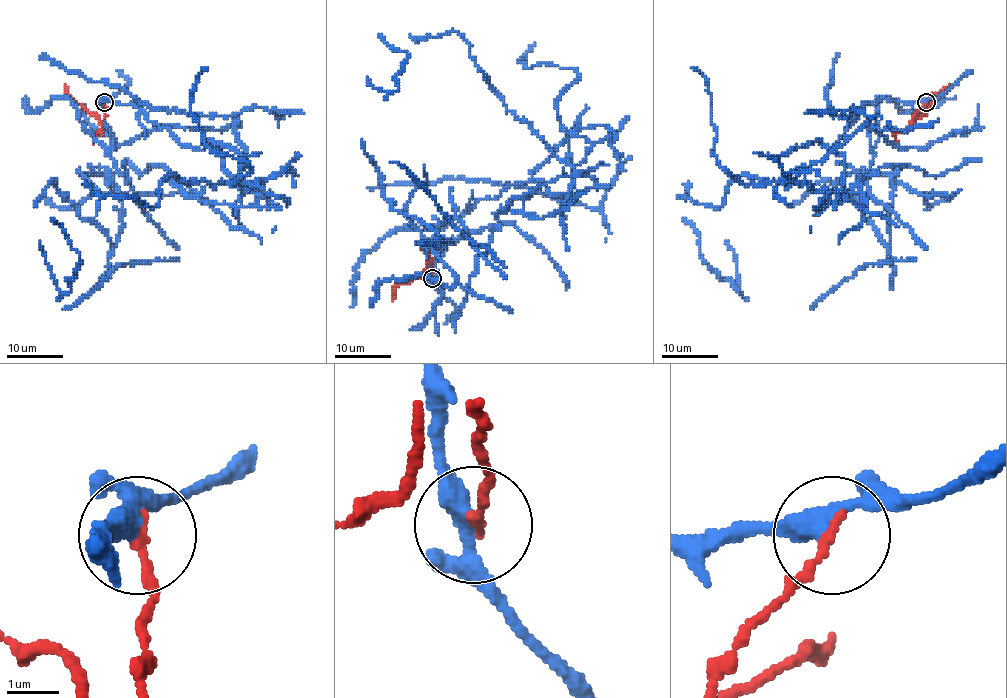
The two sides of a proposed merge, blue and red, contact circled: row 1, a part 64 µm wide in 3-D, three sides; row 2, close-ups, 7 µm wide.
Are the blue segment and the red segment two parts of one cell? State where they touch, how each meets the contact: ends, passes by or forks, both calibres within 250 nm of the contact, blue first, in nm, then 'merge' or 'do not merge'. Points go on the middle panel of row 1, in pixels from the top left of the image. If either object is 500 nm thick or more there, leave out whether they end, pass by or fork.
place (432, 278); blue passes by; red ends; calibres 340 and 200 nm; do not merge

